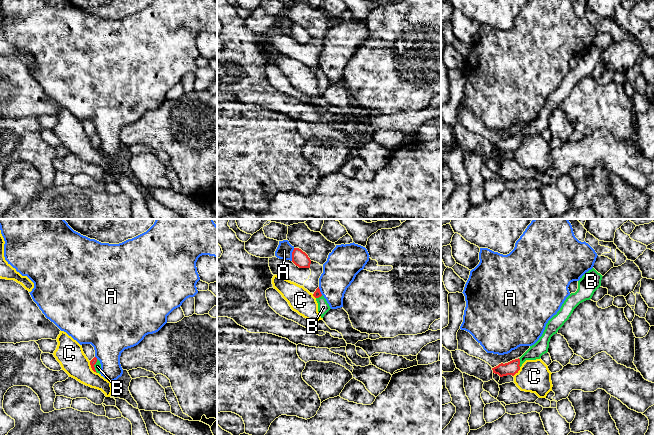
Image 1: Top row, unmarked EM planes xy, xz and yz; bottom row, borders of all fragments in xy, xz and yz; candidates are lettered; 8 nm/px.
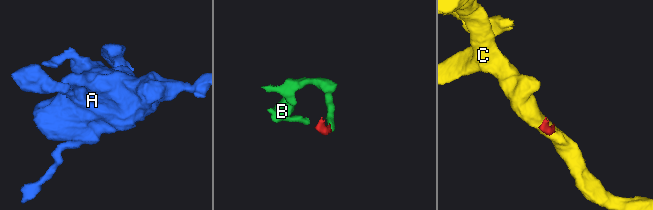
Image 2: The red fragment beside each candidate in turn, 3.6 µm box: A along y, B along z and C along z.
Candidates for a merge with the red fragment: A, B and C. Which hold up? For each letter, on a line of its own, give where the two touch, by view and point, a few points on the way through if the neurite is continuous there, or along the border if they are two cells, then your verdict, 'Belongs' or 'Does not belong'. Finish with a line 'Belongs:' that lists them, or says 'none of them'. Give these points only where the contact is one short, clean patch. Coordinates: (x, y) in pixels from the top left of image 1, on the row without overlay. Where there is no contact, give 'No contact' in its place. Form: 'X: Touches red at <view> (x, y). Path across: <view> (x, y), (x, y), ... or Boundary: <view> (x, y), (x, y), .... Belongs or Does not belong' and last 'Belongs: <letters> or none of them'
A: Touches red at xz (292, 30). Does not belong
B: Touches red at xy (93, 142). Path across: xy (94, 136), (93, 142), (97, 142). Belongs
C: Touches red at xy (91, 143). Boundary: xy (89, 137), (90, 143), (96, 149). Does not belong
Belongs: B

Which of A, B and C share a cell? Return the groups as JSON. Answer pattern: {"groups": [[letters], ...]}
{"groups": [["A"], ["B"], ["C"]]}

